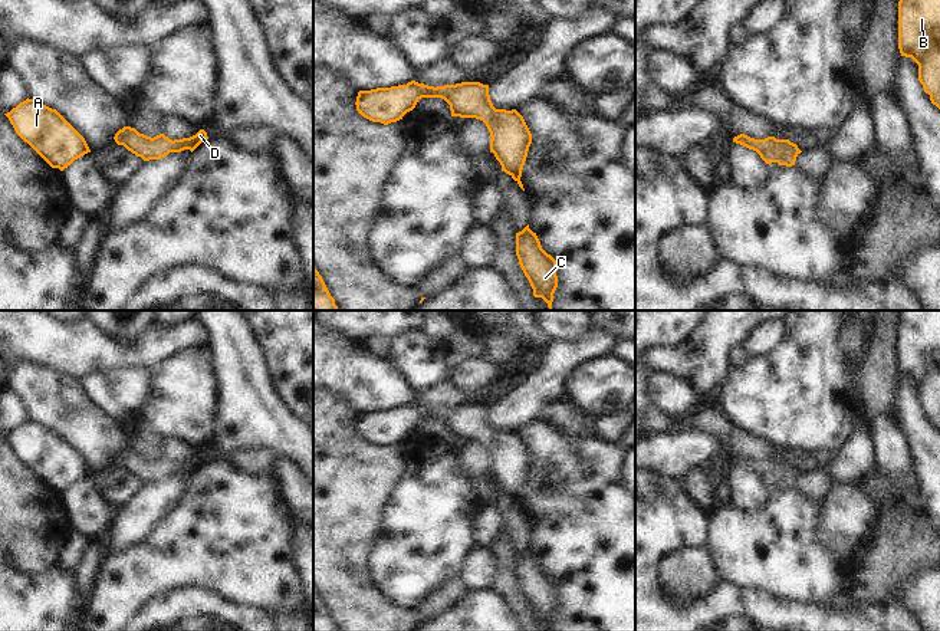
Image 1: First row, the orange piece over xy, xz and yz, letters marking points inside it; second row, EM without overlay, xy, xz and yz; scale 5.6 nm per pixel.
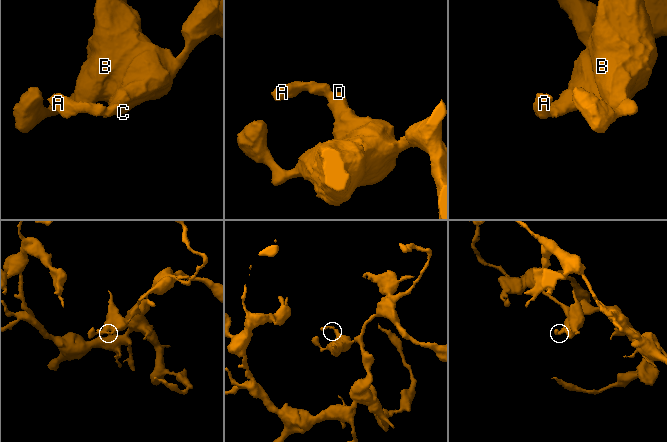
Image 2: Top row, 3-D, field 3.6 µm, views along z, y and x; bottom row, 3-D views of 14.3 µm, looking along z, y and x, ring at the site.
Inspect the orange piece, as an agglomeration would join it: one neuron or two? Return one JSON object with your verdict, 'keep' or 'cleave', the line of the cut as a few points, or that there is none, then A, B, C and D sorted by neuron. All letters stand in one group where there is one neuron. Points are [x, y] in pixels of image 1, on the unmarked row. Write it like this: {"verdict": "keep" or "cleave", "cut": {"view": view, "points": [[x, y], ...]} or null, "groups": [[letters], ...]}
{"verdict": "keep", "cut": null, "groups": [["A", "B", "C", "D"]]}

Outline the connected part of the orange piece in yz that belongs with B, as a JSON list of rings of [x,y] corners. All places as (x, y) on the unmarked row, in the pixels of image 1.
[[[900,310],[898,371],[918,387],[918,402],[940,431],[940,310]]]

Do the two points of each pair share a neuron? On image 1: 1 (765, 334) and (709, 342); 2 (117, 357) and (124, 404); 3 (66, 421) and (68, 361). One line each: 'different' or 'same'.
1: different
2: different
3: different

